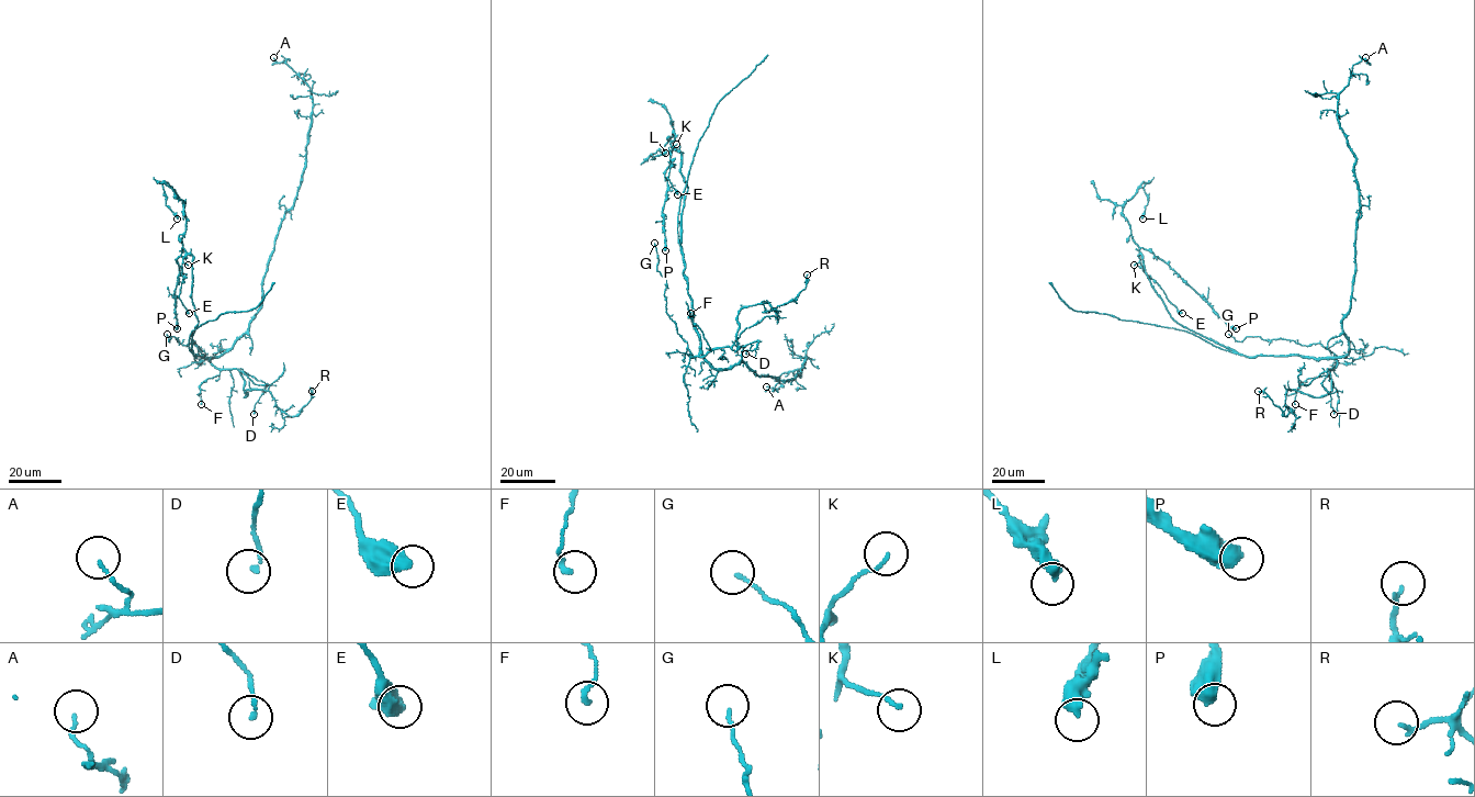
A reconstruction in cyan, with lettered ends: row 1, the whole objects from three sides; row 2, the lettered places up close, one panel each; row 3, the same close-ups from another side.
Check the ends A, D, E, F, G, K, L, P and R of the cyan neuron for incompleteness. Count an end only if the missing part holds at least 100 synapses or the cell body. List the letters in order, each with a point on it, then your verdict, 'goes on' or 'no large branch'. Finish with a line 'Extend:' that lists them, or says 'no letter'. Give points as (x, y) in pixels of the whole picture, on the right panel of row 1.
A: place (1365, 57); no large branch
D: place (1333, 414); no large branch
E: place (1182, 313); no large branch
F: place (1295, 404); no large branch
G: place (1228, 334); no large branch
K: place (1134, 265); no large branch
L: place (1143, 219); no large branch
P: place (1236, 328); no large branch
R: place (1258, 391); no large branch
Extend: no letter

